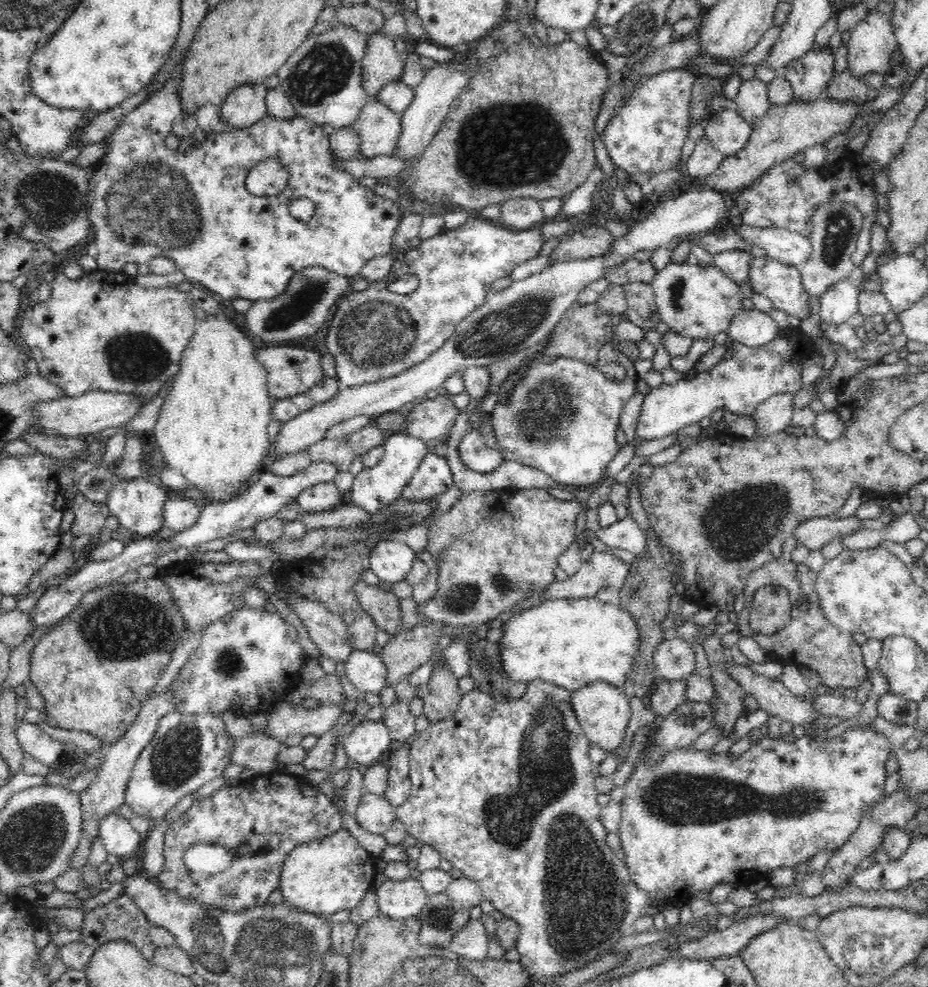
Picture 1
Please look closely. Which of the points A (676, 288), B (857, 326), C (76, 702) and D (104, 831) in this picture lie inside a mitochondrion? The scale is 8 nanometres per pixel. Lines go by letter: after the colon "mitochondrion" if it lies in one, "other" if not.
A: mitochondrion
B: other
C: other
D: other

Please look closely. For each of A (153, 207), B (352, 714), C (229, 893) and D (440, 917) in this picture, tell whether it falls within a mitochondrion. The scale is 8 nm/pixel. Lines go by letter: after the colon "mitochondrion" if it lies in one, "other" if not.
A: mitochondrion
B: other
C: mitochondrion
D: mitochondrion

